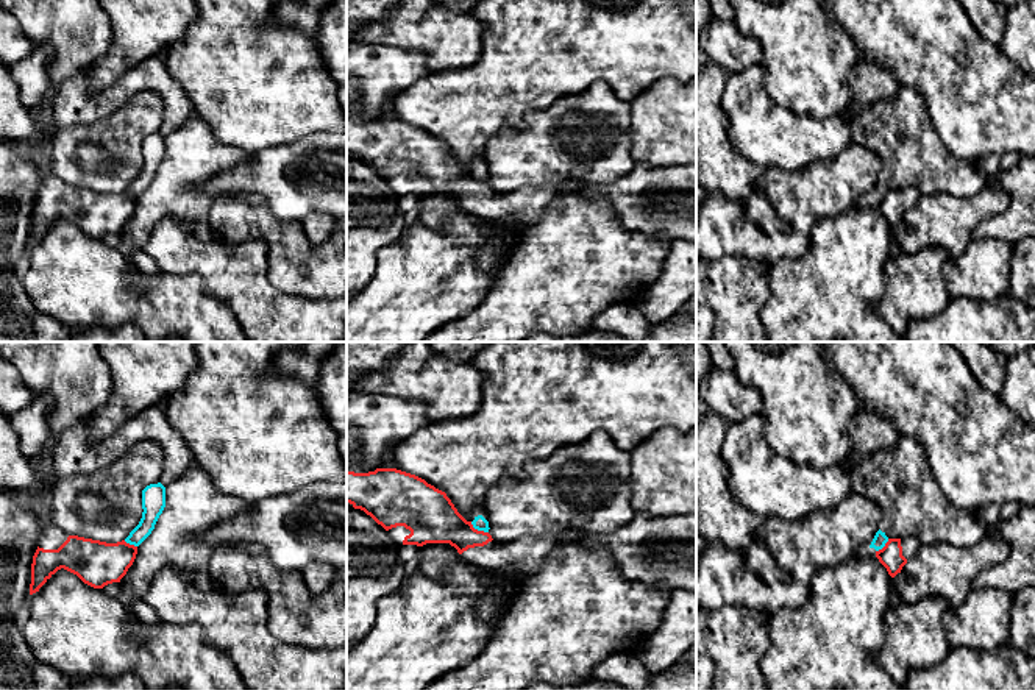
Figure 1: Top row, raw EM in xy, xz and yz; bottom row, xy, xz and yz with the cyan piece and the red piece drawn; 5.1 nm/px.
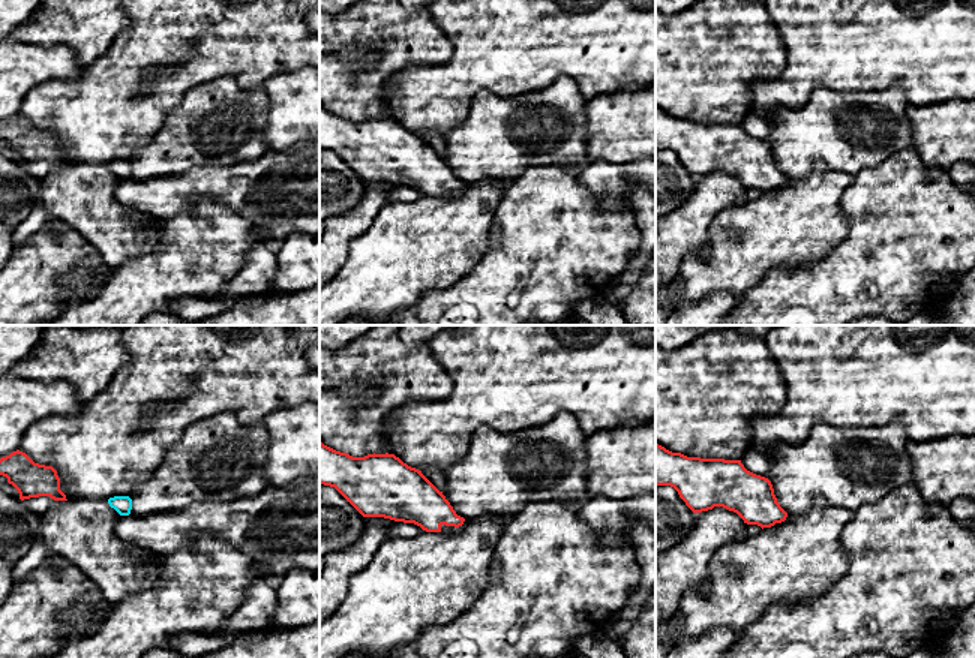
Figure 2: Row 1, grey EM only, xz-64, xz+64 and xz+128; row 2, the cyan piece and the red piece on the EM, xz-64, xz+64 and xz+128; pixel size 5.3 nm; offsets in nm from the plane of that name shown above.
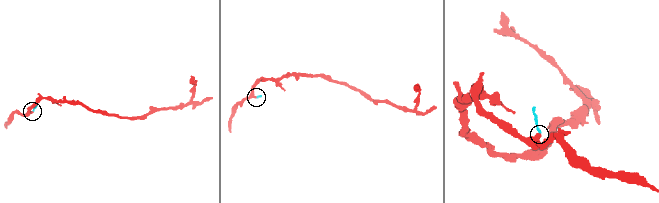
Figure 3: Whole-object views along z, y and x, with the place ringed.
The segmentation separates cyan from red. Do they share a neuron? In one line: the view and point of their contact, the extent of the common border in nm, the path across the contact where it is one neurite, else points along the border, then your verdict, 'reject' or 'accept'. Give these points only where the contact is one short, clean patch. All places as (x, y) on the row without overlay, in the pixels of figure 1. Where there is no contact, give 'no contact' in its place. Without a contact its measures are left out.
meets cyan in xz at (478, 180); contact 110 nm long; border along xz (470, 172), (475, 178), (487, 183); reject

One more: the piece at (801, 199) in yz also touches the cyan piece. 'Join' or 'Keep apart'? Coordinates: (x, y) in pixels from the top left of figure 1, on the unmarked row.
Keep apart

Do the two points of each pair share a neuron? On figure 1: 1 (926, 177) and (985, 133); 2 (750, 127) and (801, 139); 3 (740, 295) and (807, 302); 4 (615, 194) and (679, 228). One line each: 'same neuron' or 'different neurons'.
1: different neurons
2: same neuron
3: different neurons
4: same neuron

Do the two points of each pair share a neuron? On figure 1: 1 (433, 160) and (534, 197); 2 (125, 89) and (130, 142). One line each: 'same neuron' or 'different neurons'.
1: same neuron
2: different neurons

